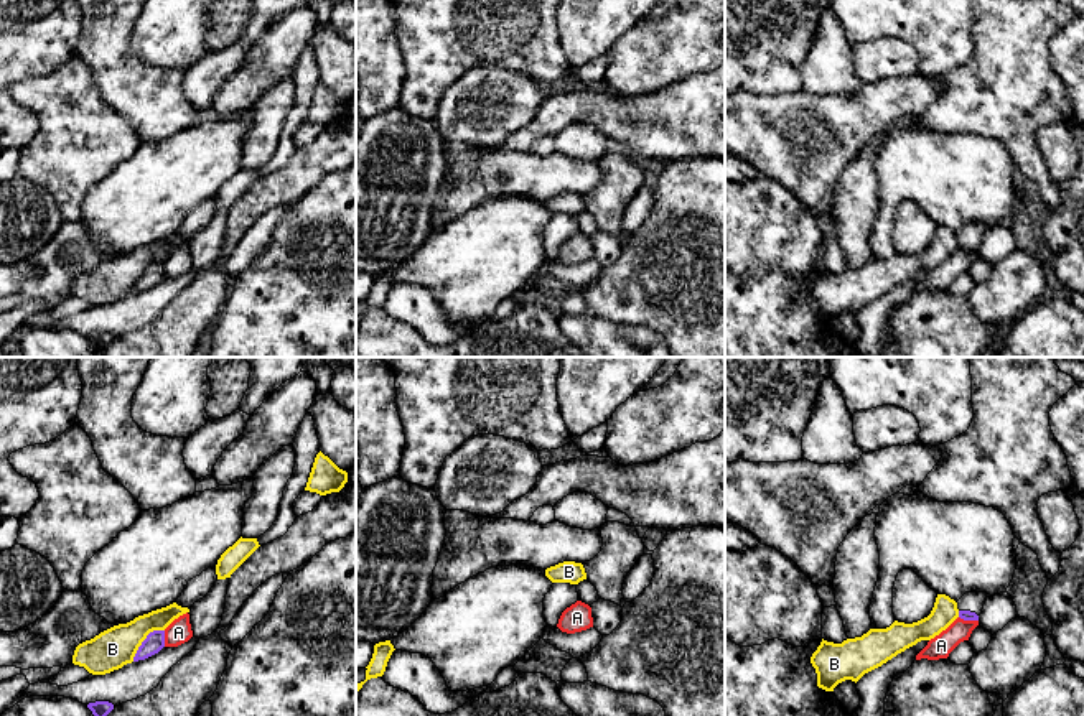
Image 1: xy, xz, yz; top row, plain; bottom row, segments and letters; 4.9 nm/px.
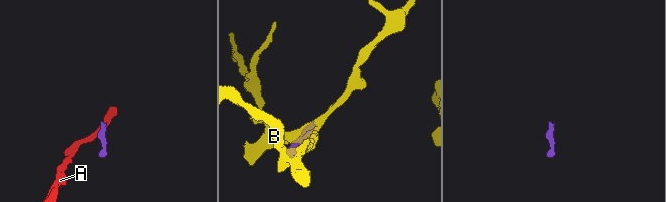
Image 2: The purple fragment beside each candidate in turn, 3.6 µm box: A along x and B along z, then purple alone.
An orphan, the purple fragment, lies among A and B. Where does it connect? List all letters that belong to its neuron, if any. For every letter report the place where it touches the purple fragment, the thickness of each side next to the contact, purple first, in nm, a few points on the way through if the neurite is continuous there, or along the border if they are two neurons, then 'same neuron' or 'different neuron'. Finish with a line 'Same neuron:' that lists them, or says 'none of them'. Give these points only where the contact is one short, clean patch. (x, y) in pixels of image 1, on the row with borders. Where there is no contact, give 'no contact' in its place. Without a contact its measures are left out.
A: meets purple in yz at (969, 619); 50 nm thick on the purple side, 110 nm on the other; border along yz (959, 616), (977, 621); different neuron
B: meets purple in xy at (144, 641); 100 nm thick on the purple side, 200 nm on the other; border along xy (163, 629), (154, 629), (132, 660); different neuron
Same neuron: none of them

